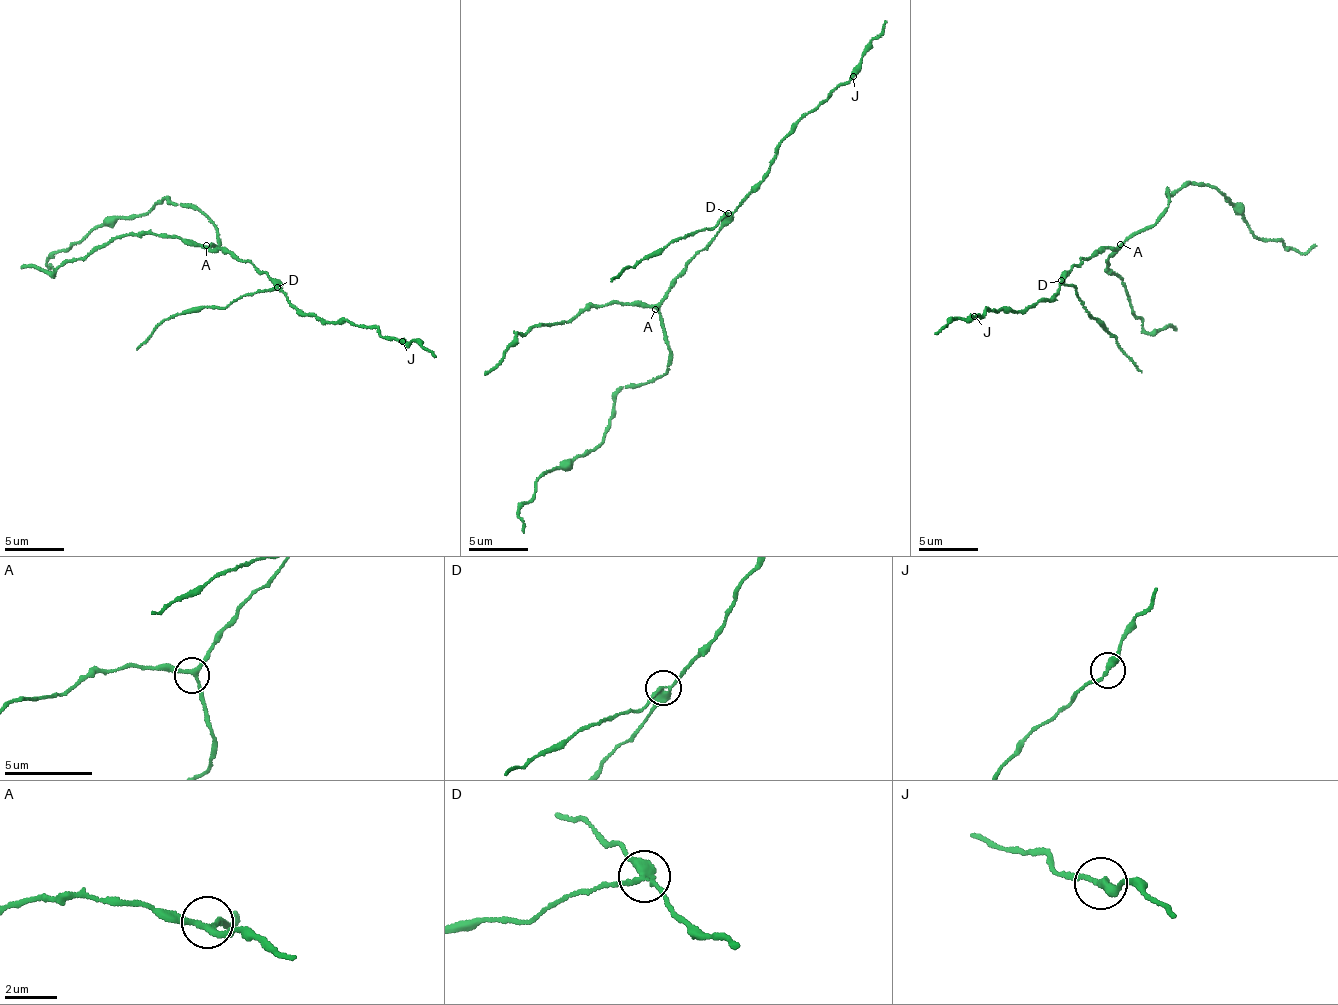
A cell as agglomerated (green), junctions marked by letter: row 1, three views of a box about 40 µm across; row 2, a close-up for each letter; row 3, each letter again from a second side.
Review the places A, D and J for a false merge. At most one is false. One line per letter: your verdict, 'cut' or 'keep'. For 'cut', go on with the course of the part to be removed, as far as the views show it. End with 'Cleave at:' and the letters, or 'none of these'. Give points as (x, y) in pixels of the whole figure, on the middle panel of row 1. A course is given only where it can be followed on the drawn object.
A: keep
D: cut; foreign part runs (728, 213), (713, 226), (674, 237), (610, 280)
J: keep
Cleave at: D

